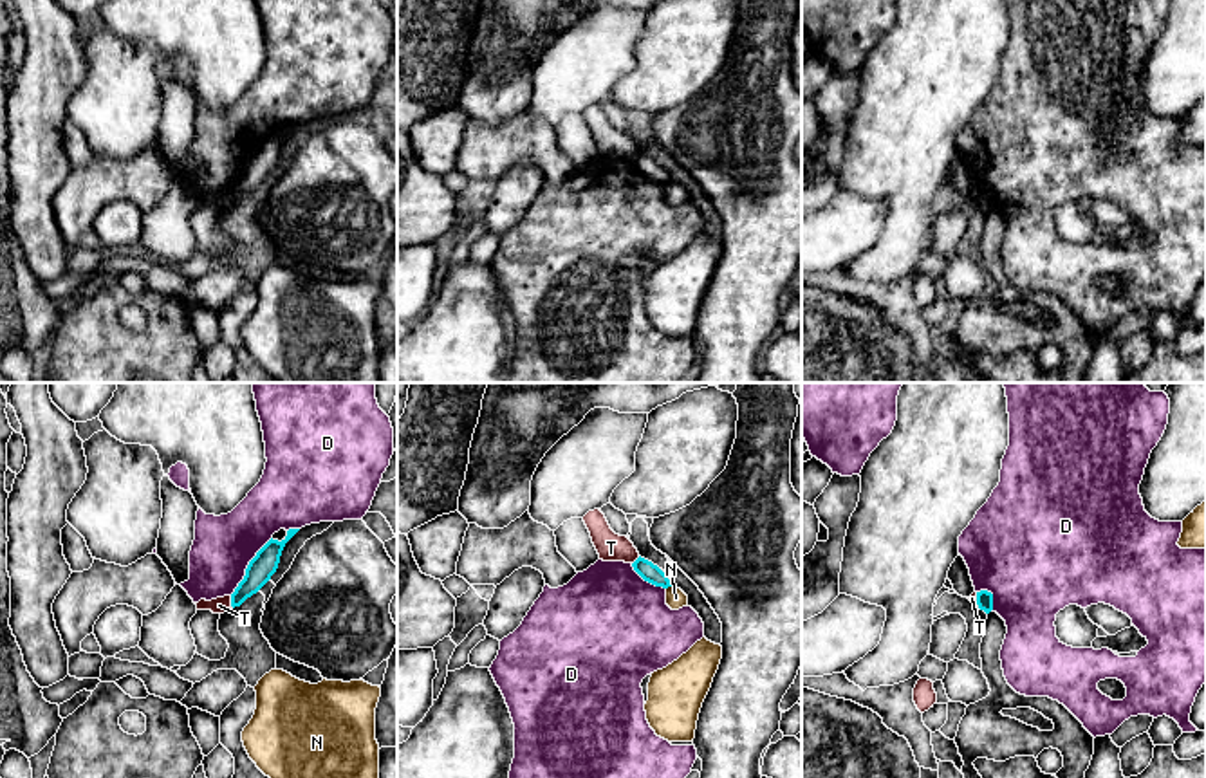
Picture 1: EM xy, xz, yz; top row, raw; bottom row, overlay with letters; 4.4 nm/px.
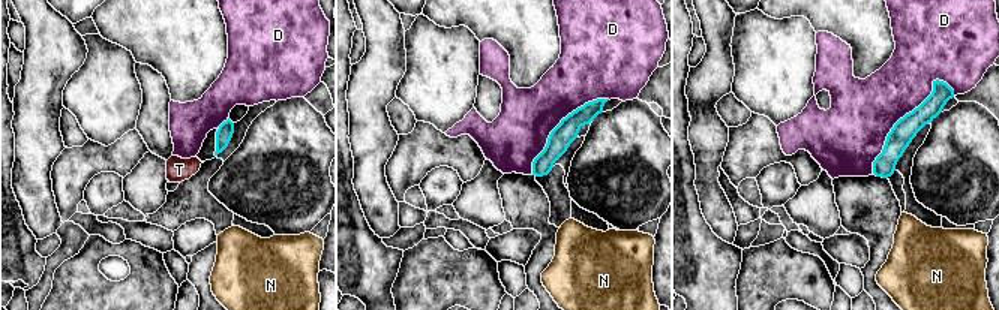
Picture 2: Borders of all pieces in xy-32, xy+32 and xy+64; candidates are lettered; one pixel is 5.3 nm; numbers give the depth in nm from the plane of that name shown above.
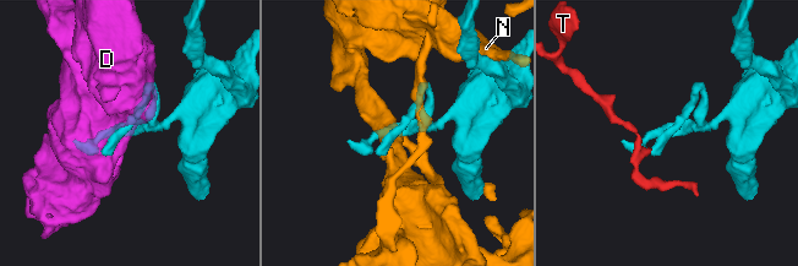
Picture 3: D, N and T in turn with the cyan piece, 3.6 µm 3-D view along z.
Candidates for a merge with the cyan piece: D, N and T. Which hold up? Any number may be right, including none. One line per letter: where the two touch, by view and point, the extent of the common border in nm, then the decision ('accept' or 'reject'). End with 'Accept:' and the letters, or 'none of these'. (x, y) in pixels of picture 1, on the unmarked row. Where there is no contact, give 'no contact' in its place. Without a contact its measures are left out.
D: xy (248, 161) | 320 nm | reject
N: xz (668, 181) | 30 nm | reject
T: xy (231, 197) | 50 nm | reject
Accept: none of these

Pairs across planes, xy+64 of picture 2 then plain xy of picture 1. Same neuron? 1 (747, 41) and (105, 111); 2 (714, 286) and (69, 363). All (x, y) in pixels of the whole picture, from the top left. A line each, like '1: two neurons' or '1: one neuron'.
1: one neuron
2: two neurons

